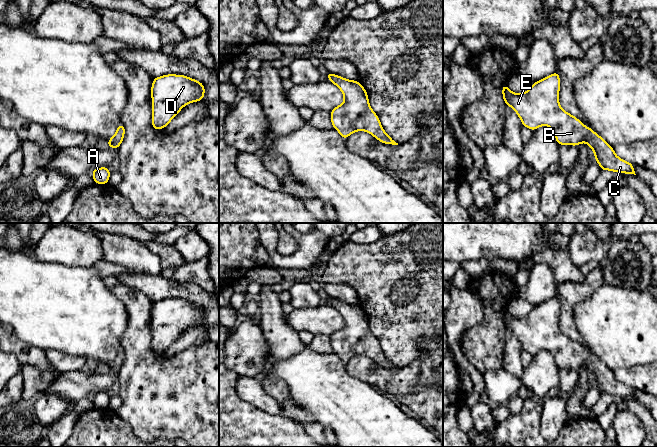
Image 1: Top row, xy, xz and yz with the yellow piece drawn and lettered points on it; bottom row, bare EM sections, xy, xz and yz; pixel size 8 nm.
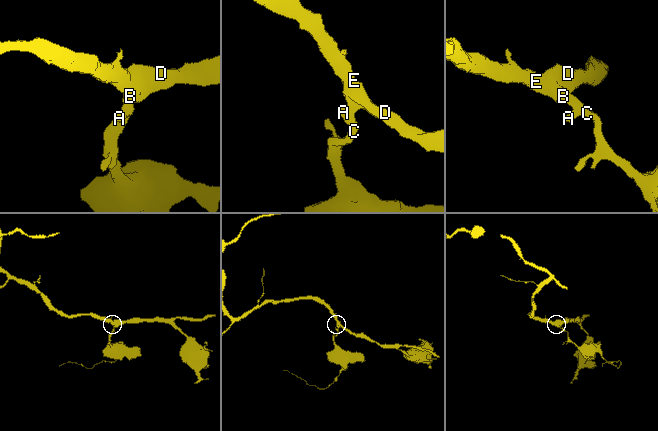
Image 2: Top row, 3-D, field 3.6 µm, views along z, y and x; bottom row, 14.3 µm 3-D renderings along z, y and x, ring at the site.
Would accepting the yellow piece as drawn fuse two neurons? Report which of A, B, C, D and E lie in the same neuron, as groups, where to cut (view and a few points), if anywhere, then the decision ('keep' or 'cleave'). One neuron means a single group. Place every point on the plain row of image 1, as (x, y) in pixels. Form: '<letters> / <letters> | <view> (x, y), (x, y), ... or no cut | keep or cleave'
A B C D E | no cut | keep

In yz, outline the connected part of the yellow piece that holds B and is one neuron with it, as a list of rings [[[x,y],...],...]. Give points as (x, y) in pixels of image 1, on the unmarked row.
[[[557,296],[534,306],[524,317],[513,317],[502,310],[504,326],[519,340],[523,350],[536,354],[548,350],[559,369],[573,369],[586,366],[593,374],[601,395],[635,398],[634,389],[619,382],[612,370],[578,342],[563,334],[559,328],[560,300]]]

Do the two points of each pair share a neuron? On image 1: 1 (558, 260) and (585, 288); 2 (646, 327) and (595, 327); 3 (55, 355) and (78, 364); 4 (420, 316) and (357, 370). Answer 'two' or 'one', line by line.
1: two
2: one
3: one
4: two

